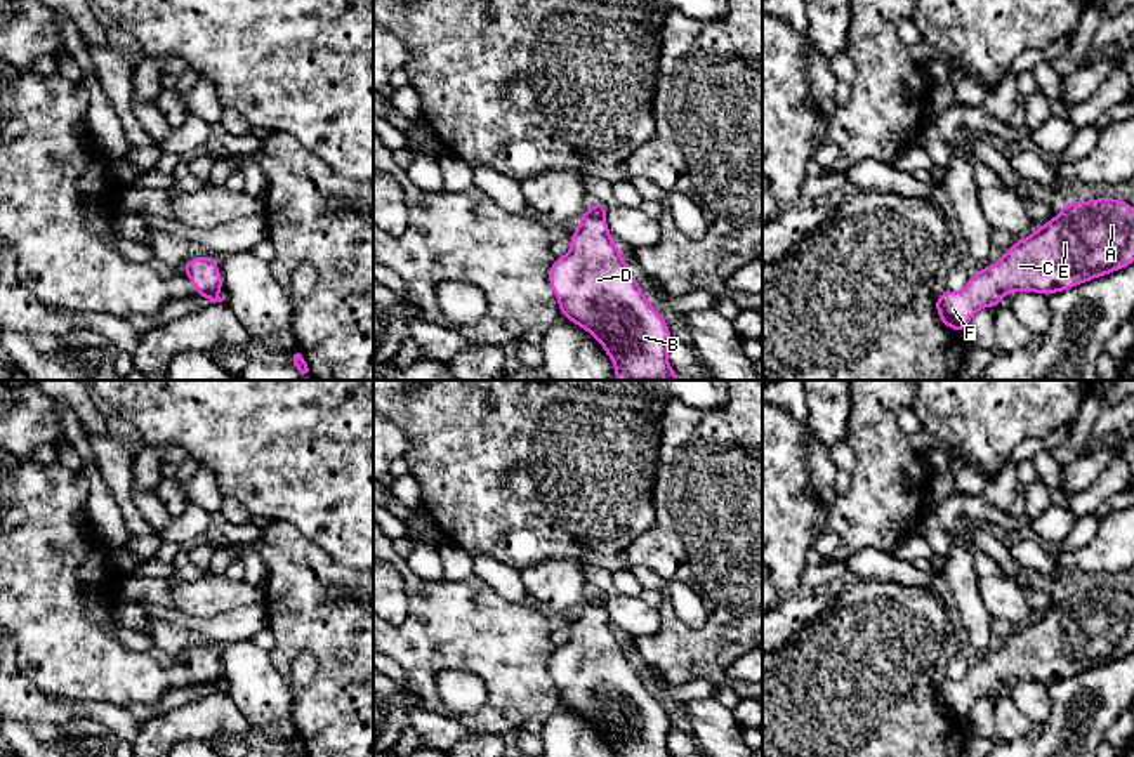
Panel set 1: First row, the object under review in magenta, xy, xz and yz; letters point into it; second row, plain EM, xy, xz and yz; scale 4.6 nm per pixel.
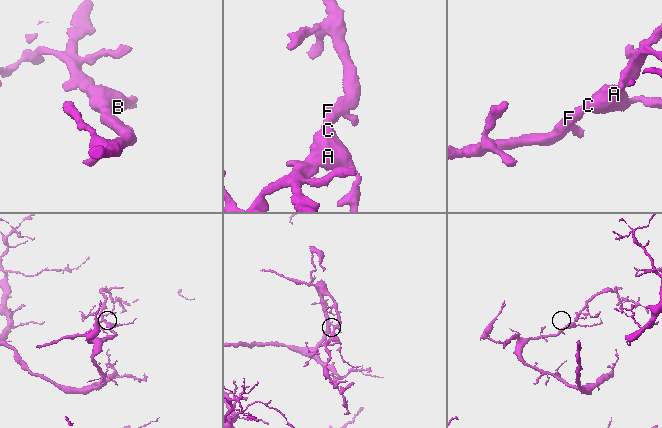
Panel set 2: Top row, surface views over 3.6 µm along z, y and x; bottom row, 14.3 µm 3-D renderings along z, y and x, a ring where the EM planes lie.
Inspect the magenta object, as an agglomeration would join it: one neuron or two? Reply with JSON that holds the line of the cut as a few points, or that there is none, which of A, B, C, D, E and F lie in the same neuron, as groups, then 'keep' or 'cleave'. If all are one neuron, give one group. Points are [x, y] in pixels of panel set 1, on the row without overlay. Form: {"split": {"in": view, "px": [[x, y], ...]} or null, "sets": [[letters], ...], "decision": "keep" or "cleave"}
{"split": null, "sets": [["A", "B", "C", "D", "E", "F"]], "decision": "keep"}

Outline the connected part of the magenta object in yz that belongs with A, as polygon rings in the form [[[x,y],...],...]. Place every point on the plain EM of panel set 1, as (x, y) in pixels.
[[[1098,587],[1063,594],[1059,604],[1018,629],[1004,646],[976,663],[960,681],[936,686],[940,708],[964,721],[981,696],[999,696],[1009,679],[1049,686],[1134,651],[1134,596]]]

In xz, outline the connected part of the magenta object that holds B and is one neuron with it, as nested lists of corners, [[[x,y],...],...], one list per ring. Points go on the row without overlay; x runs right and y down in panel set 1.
[[[597,590],[583,599],[580,615],[570,625],[570,641],[557,646],[549,660],[549,674],[559,689],[559,703],[587,719],[606,738],[615,757],[670,757],[667,748],[670,719],[660,700],[646,689],[610,625],[604,609],[608,596]]]

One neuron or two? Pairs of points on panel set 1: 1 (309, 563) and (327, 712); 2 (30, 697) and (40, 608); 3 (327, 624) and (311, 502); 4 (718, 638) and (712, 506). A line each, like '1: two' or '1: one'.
1: one
2: two
3: two
4: one

